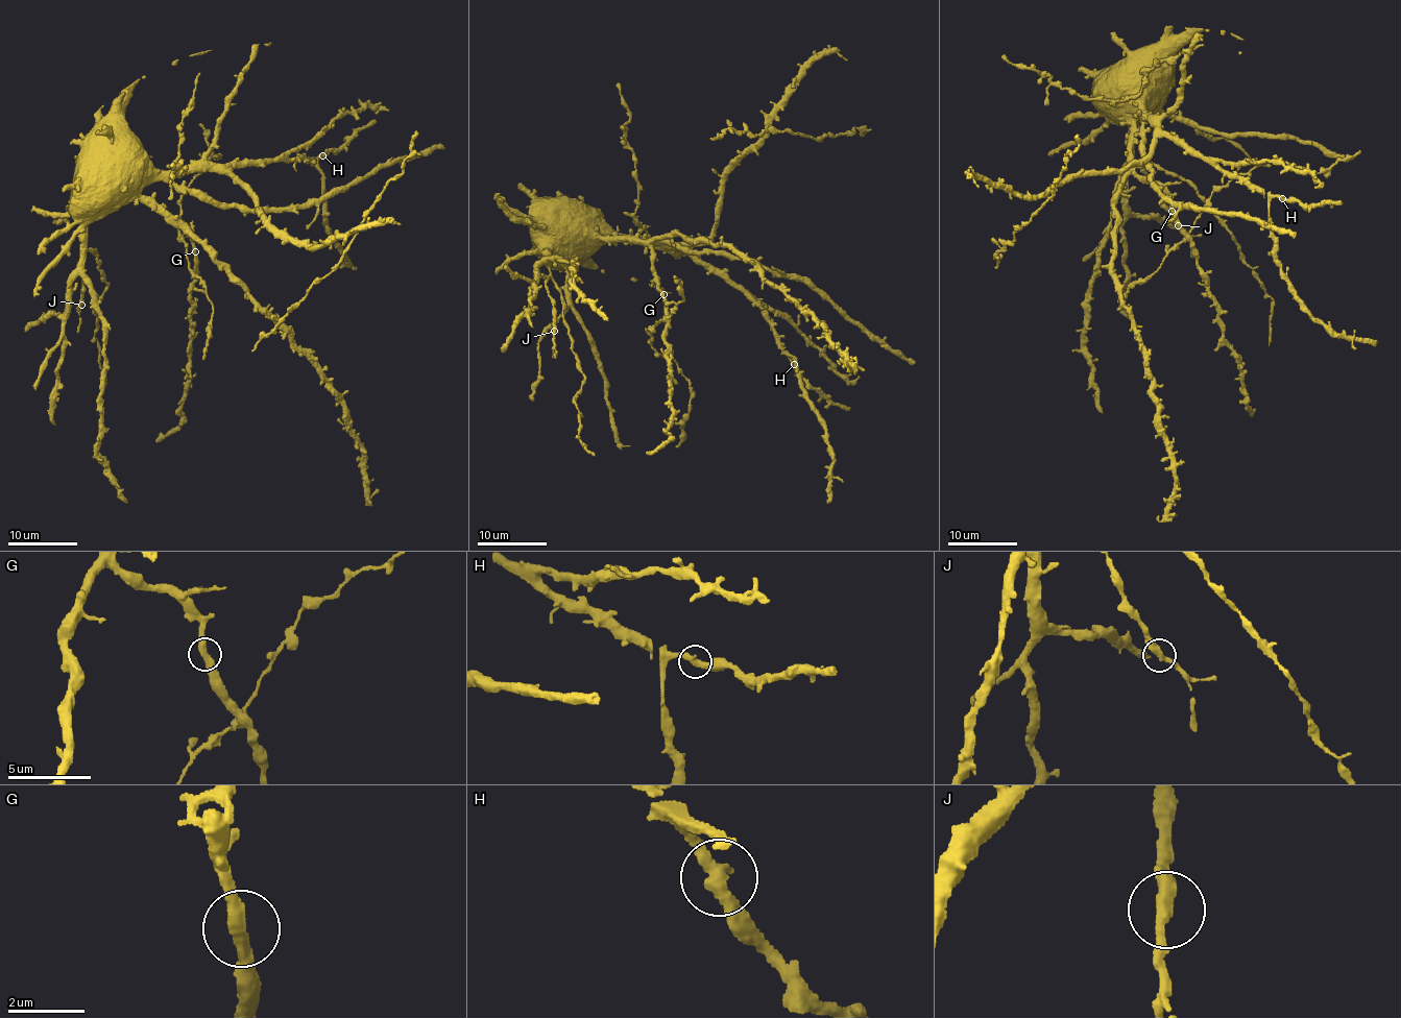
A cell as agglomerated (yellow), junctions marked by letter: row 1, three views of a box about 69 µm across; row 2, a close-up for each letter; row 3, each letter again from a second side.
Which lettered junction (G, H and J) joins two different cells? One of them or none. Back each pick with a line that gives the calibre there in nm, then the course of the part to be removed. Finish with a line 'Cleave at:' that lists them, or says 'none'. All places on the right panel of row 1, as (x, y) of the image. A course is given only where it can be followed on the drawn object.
Cleave at: none

